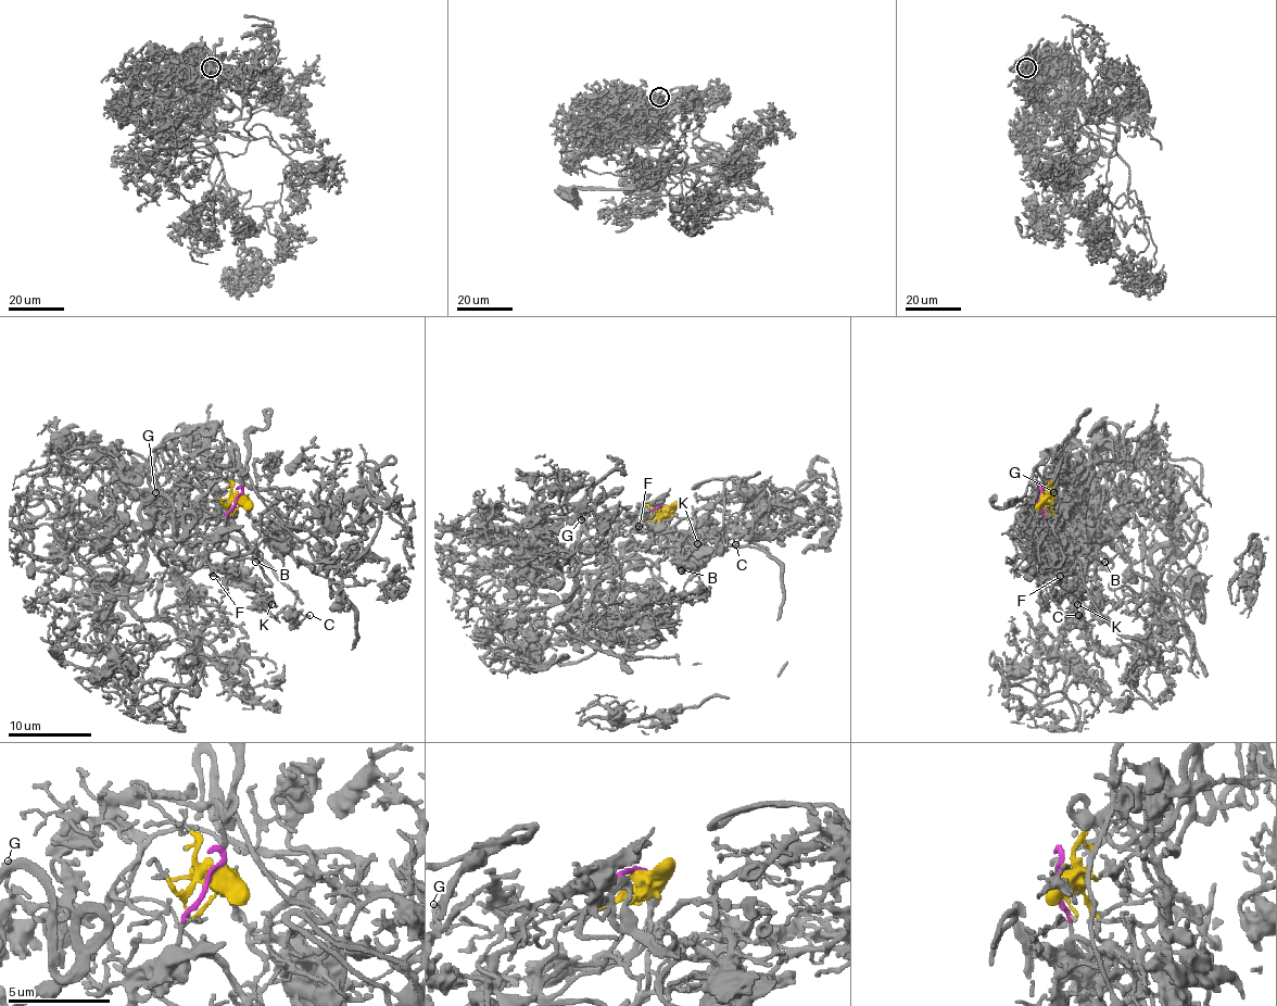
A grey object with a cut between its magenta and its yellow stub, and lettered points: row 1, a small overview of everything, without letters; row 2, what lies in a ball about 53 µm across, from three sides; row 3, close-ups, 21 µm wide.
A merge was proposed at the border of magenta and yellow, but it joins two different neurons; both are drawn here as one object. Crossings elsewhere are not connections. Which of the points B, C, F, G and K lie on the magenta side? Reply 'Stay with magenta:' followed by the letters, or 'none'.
Stay with magenta: B, C, F, K

